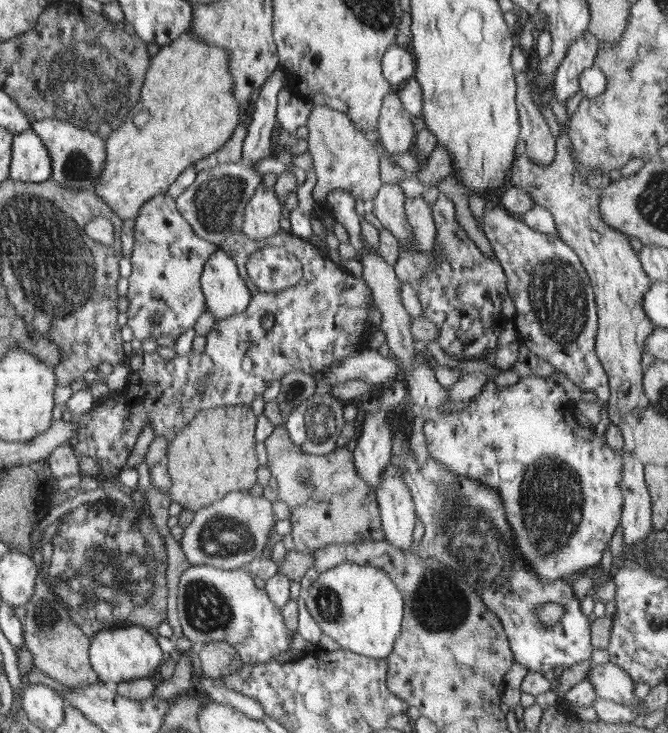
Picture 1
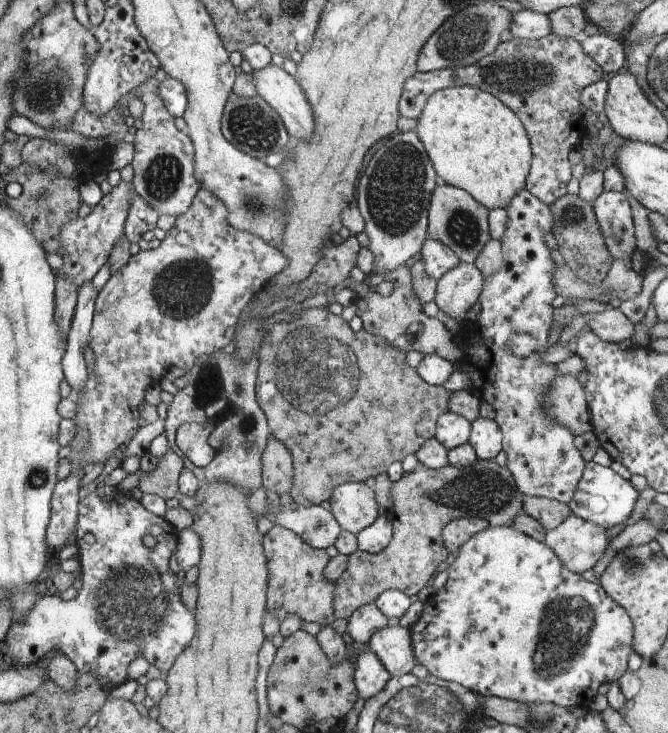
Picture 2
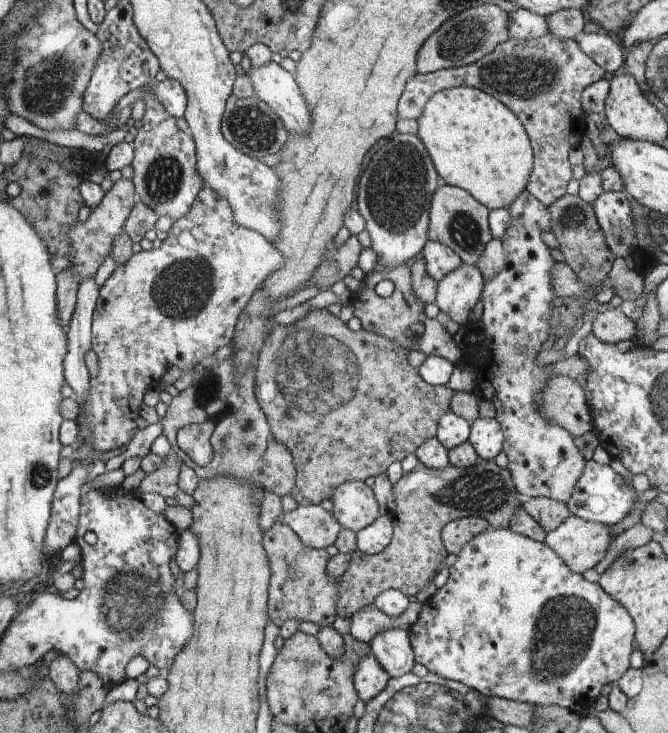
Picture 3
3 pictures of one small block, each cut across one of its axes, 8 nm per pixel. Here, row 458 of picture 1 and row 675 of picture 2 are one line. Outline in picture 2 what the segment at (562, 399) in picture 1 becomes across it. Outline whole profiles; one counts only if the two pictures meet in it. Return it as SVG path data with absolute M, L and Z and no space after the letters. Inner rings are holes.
M494 526L478 532L460 548L456 560L447 569L448 582L438 591L429 602L423 604L422 616L417 624L412 626L412 649L415 650L416 663L425 666L429 677L439 682L448 681L460 684L462 688L476 692L480 696L496 696L522 703L554 704L566 709L585 706L597 696L598 688L619 679L628 671L628 660L633 654L632 642L634 626L630 616L622 606L618 606L598 582L587 582L581 574L570 572L555 552L544 541L538 541L518 532L516 528L508 526Z

